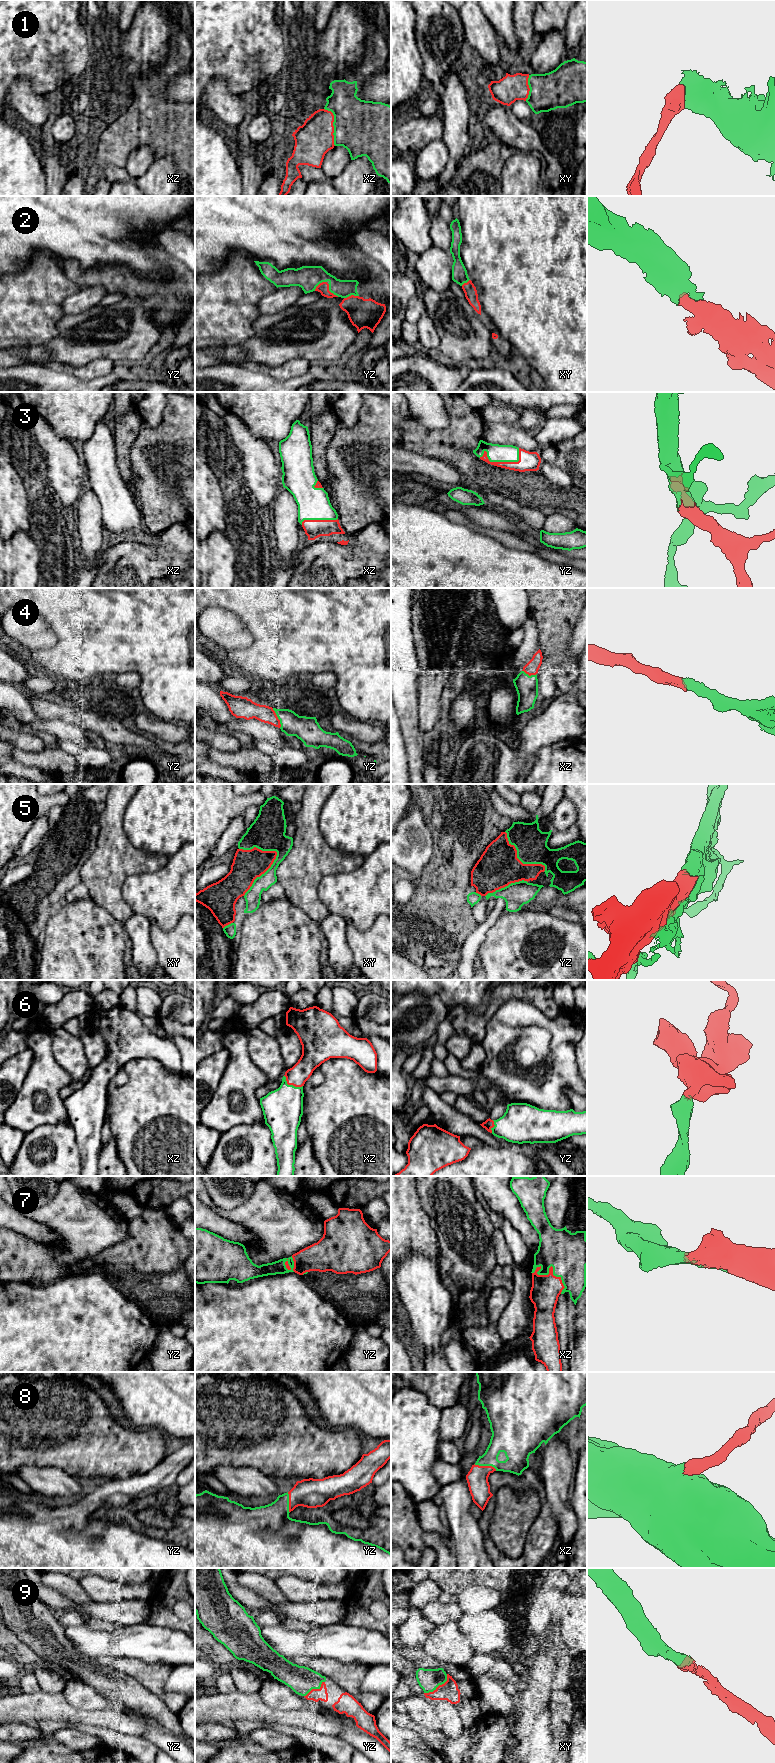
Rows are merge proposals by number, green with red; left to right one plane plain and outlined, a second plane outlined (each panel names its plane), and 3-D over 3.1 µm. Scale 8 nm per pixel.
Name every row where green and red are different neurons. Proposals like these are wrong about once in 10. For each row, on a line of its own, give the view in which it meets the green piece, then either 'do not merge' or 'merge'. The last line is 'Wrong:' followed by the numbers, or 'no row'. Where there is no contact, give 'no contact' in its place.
1: meets green in xz; merge
2: meets green in yz; merge
3: meets green in yz; merge
4: meets green in yz; merge
5: meets green in xy; merge
6: meets green in xz; merge
7: meets green in xz; merge
8: meets green in xz; merge
9: meets green in xy; merge
Wrong: no row

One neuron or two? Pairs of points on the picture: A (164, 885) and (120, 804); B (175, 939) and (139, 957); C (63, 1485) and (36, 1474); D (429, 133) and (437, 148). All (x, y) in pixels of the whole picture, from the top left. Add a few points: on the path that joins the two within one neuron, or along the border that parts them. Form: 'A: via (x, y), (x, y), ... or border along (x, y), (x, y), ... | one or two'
A: border along (169, 857), (168, 861), (159, 869), (133, 875) | two
B: border along (149, 926), (150, 941), (156, 953) | two
C: via (56, 1482), (43, 1481) | one
D: border along (440, 138), (429, 142), (414, 154) | two

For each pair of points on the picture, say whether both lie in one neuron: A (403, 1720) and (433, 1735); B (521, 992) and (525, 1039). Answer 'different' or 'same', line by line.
A: same
B: different

